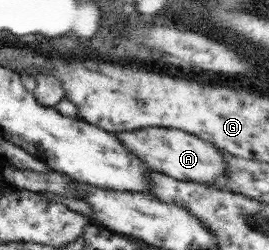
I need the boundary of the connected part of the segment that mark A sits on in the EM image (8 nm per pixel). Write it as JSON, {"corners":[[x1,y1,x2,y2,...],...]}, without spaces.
{"corners":[[142,128,132,131,117,131,113,132,113,134,131,155,135,155,149,171,163,173,178,181,191,181,212,186,220,185,225,180,227,165,225,165,223,155,226,153,216,149,211,143,202,141,202,139,191,133,186,133,180,129]]}

